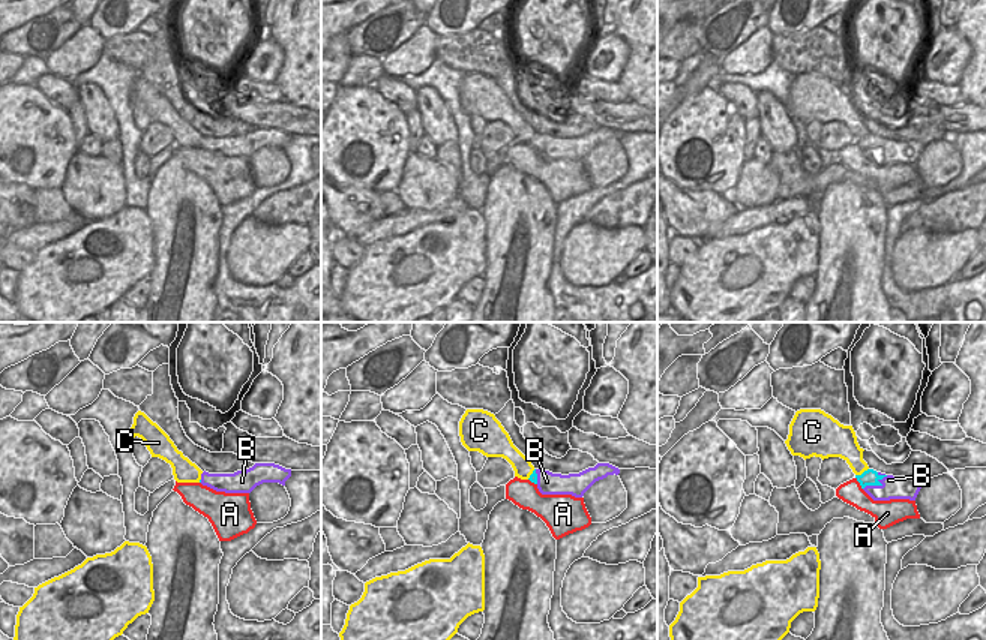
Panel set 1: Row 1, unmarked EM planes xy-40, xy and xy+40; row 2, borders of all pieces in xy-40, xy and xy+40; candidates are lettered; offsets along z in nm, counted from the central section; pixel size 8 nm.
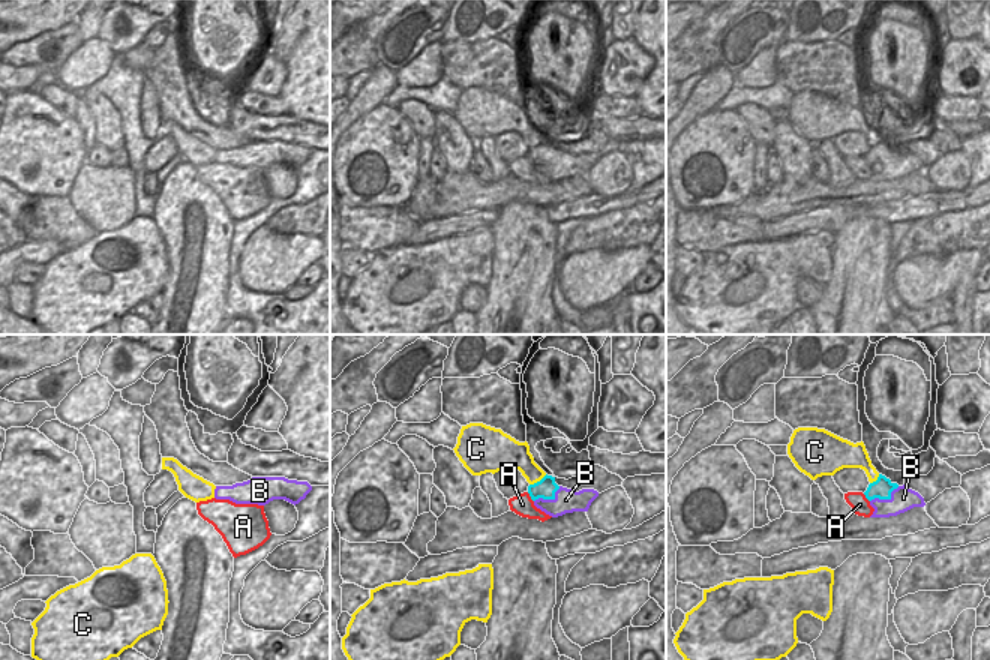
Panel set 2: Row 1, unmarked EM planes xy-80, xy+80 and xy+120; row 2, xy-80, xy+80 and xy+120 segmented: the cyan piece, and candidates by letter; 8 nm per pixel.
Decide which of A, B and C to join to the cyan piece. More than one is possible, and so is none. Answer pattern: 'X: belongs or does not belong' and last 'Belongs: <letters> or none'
A: does not belong
B: belongs
C: does not belong
Belongs: B

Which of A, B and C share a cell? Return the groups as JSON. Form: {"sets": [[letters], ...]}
{"sets": [["A"], ["B"], ["C"]]}

